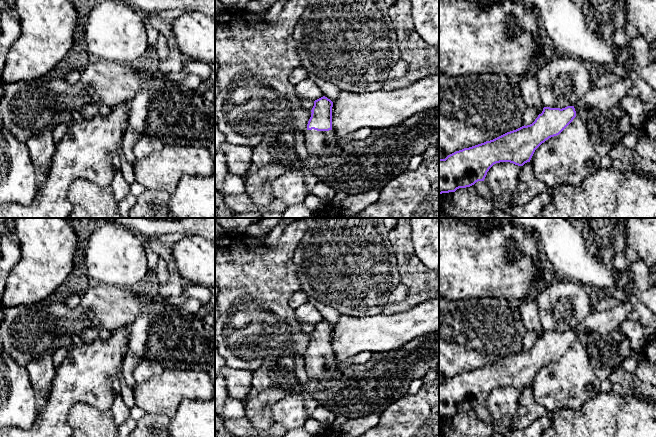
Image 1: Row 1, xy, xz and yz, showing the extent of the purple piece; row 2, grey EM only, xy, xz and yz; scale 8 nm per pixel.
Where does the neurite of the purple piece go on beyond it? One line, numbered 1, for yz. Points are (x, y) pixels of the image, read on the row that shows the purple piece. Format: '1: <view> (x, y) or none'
1: yz (597, 100)

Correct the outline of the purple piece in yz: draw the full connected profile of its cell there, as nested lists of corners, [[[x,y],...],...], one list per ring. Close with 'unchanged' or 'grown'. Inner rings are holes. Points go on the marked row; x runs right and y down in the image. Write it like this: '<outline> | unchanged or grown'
[[[630,76],[610,86],[593,87],[575,106],[567,106],[562,109],[544,107],[542,113],[530,125],[524,125],[493,140],[456,151],[445,159],[439,159],[439,195],[455,192],[459,188],[470,187],[478,181],[484,181],[487,172],[496,163],[510,162],[523,166],[530,162],[535,150],[542,143],[559,135],[576,116],[588,122],[602,112],[620,106],[621,100],[628,96],[627,92],[633,87],[635,85]]] | grown

